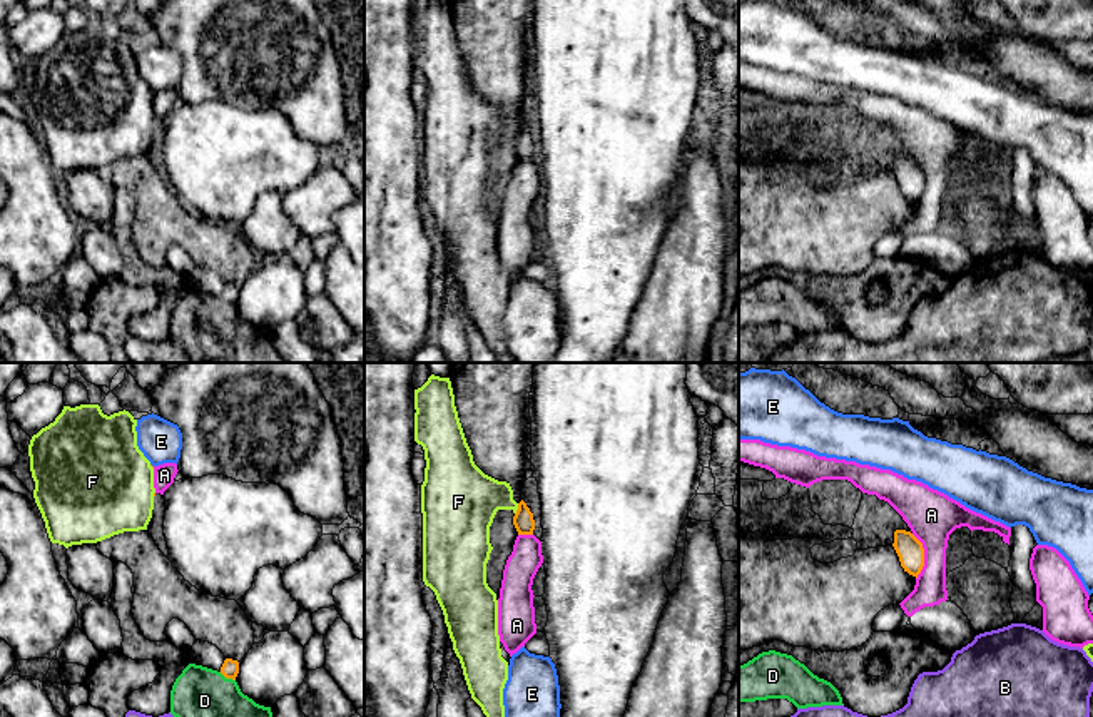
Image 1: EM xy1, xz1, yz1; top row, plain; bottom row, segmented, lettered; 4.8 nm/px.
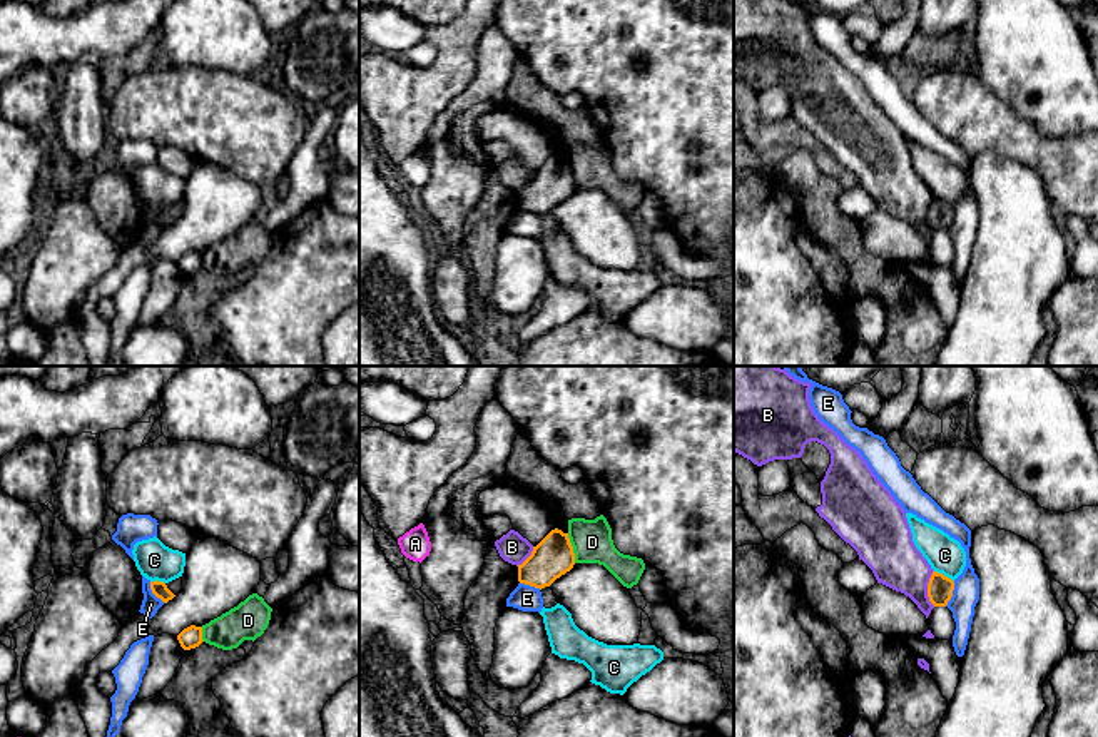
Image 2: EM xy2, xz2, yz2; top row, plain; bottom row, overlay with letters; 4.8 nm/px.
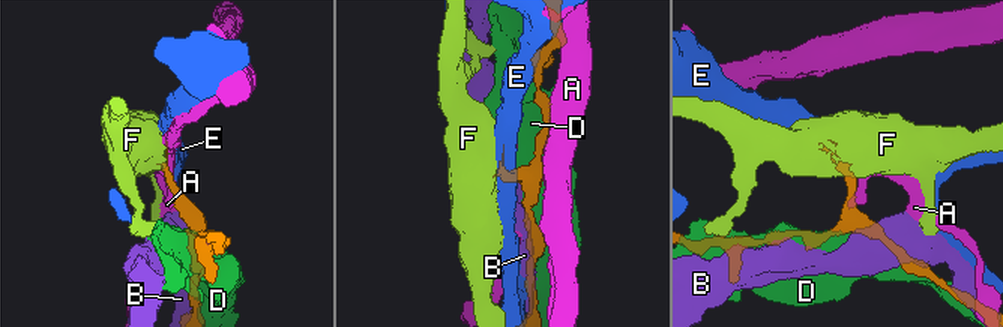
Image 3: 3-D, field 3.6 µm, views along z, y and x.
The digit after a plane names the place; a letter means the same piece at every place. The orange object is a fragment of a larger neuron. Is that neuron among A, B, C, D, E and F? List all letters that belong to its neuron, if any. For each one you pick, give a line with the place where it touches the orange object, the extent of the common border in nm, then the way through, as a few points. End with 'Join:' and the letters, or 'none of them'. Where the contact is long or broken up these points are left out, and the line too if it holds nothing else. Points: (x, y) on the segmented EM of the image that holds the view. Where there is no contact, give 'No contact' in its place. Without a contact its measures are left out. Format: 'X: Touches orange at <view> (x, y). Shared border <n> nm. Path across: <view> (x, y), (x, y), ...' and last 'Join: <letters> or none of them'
F: Touches orange at xz1 (518, 508). Shared border 60 nm. Path across: xz1 (523, 522), (518, 508), (503, 500), (468, 500)
Join: F

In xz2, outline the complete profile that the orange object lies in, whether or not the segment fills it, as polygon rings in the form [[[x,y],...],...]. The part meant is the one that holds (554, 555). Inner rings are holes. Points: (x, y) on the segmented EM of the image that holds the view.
[[[555,528],[518,565],[518,582],[541,590],[570,572],[573,565],[575,553],[568,533]]]

